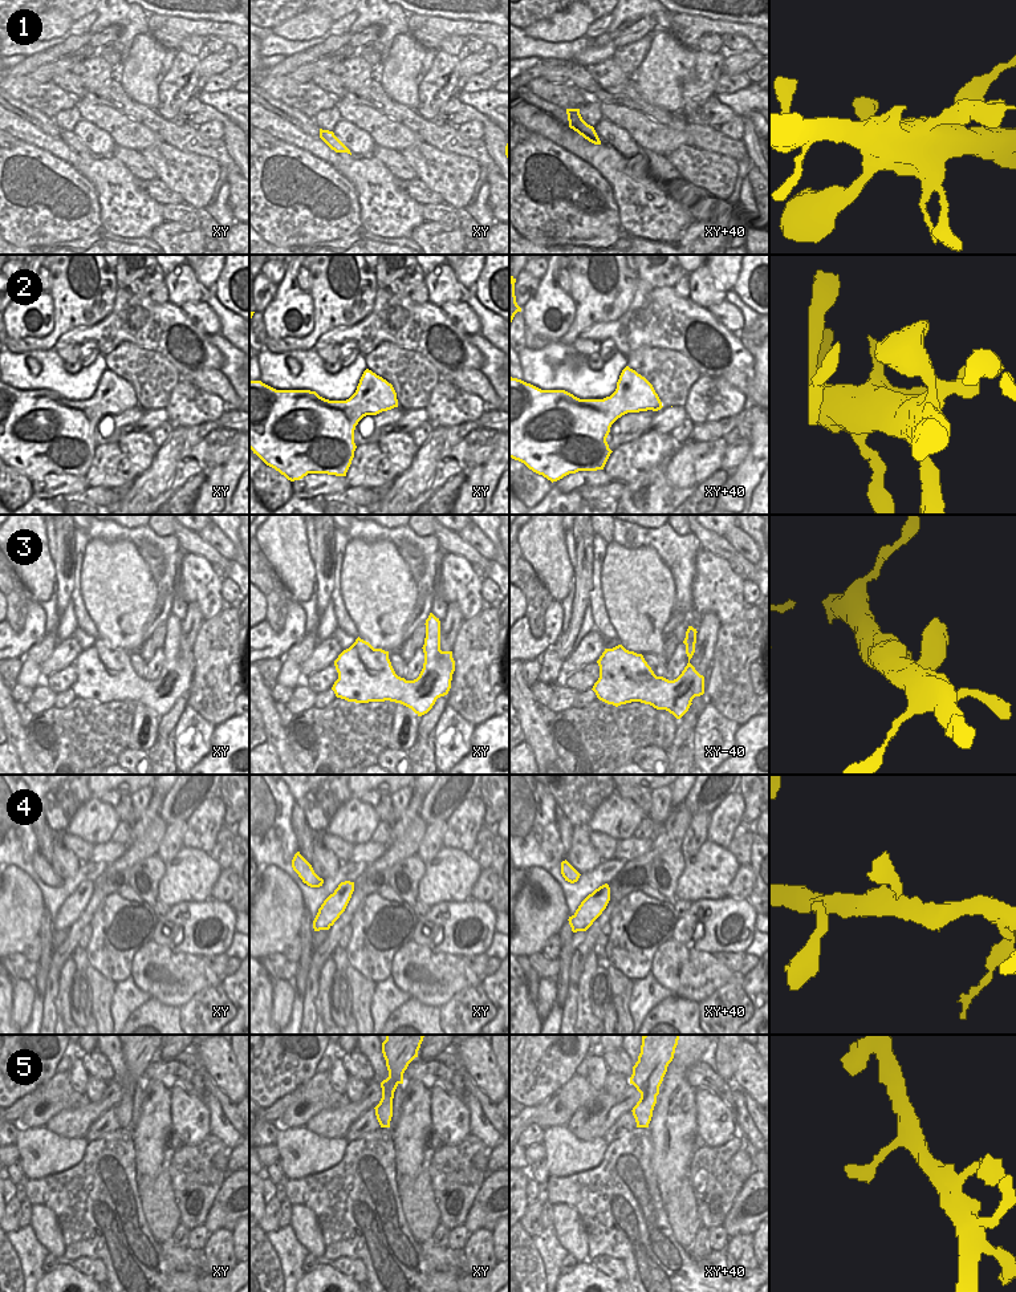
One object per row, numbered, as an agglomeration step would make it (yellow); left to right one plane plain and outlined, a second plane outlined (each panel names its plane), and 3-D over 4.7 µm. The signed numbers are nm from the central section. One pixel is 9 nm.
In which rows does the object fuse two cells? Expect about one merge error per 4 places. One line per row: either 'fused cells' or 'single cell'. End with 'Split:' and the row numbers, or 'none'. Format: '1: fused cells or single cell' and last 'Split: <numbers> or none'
1: single cell
2: single cell
3: single cell
4: single cell
5: single cell
Split: none

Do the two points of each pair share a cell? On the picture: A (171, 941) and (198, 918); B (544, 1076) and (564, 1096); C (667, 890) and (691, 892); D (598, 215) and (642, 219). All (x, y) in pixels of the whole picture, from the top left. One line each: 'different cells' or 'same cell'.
A: same cell
B: different cells
C: different cells
D: different cells

